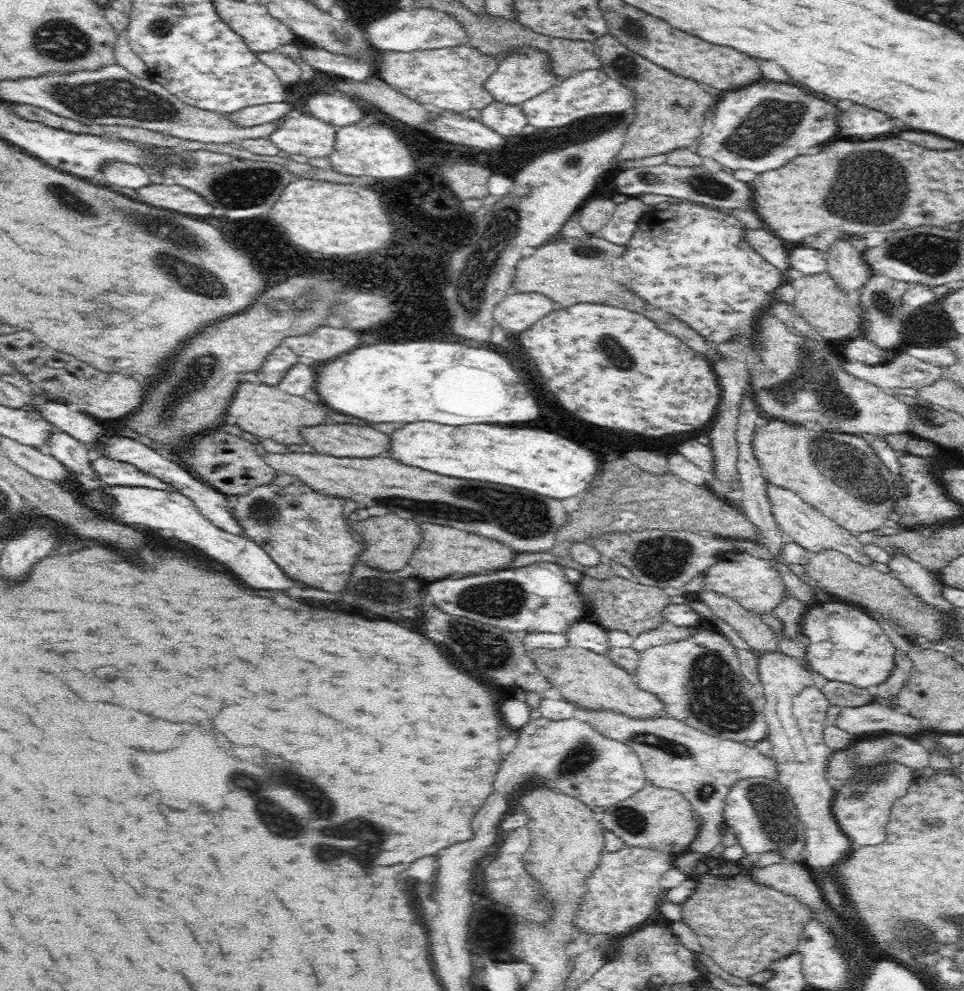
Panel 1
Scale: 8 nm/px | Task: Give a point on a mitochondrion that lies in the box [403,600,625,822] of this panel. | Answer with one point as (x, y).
(486, 652)

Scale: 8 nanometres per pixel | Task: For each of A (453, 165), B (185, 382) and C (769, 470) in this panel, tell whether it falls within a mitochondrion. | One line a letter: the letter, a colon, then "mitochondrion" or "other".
A: other
B: mitochondrion
C: other

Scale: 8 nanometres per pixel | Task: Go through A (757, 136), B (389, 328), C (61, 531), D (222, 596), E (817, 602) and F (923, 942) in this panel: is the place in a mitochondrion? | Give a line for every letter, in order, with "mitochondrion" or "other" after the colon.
A: mitochondrion
B: other
C: other
D: other
E: other
F: mitochondrion

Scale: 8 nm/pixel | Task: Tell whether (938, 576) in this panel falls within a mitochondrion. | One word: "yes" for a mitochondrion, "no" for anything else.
no

